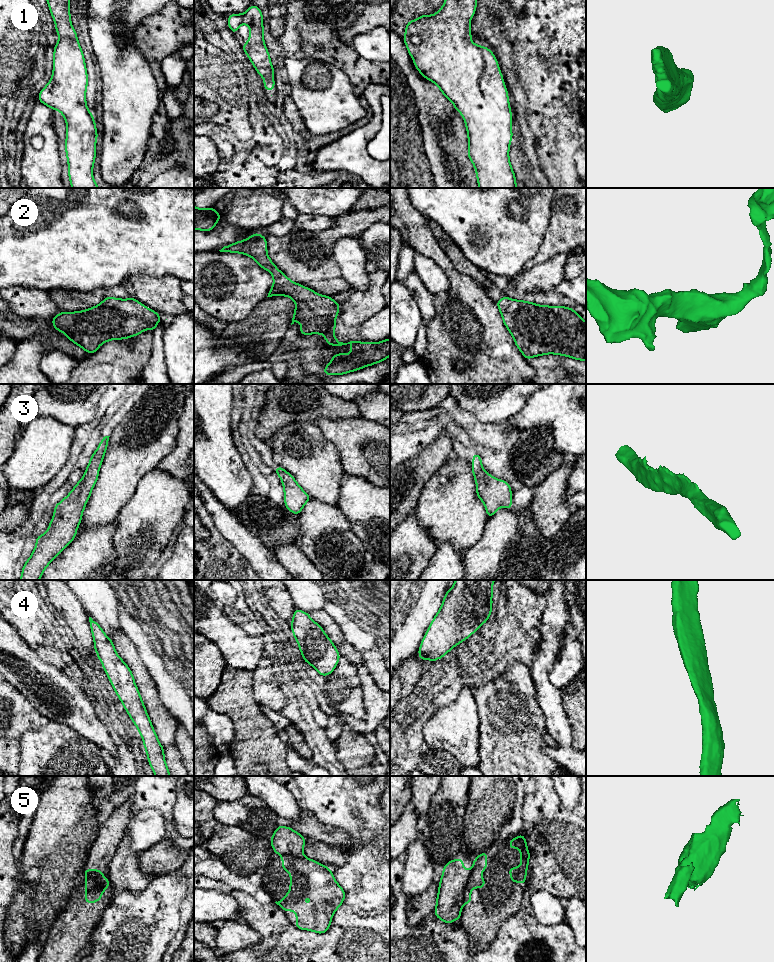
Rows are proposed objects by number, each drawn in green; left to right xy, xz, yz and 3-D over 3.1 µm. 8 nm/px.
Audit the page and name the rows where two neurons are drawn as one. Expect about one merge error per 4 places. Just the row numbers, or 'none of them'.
5

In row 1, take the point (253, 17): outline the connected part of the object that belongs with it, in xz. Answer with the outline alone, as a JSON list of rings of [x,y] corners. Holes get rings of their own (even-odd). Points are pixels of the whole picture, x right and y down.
[[[251,5],[244,14],[230,14],[227,23],[233,34],[236,34],[241,24],[249,26],[250,36],[248,42],[242,45],[242,49],[258,74],[263,77],[263,89],[272,91],[275,88],[274,68],[263,38],[263,15],[260,8]]]

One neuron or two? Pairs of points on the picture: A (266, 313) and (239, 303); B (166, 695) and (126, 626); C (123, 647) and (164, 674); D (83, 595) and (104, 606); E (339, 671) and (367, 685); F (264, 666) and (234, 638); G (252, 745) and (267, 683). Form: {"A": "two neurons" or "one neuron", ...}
{"A": "two neurons", "B": "one neuron", "C": "two neurons", "D": "one neuron", "E": "two neurons", "F": "two neurons", "G": "two neurons"}

